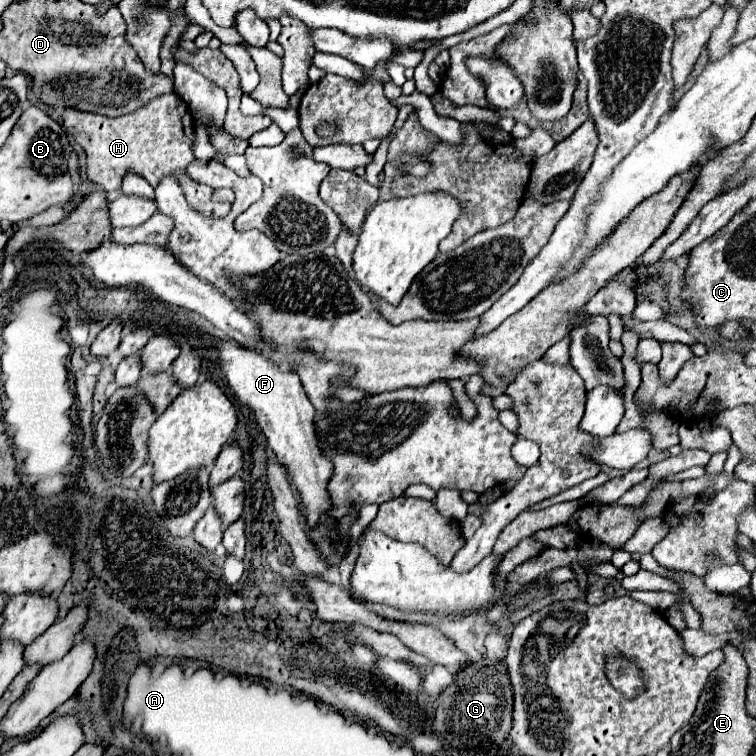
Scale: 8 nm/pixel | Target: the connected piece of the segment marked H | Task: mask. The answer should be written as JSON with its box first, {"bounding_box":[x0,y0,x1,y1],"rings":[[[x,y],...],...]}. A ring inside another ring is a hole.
{"bounding_box":[64,94,232,216],"rings":[[[176,94],[154,98],[136,112],[122,114],[116,118],[78,112],[78,110],[64,112],[64,128],[74,136],[74,140],[86,152],[86,174],[92,184],[100,186],[106,192],[112,192],[120,188],[120,180],[128,170],[144,176],[152,186],[158,184],[160,176],[174,174],[180,180],[180,184],[184,184],[184,194],[188,196],[188,202],[196,210],[204,214],[226,216],[232,206],[230,202],[212,202],[214,190],[210,186],[196,184],[188,180],[188,176],[184,176],[184,168],[194,160],[192,126],[194,124],[188,106]],[[184,116],[186,116],[186,126],[184,126]]]}

